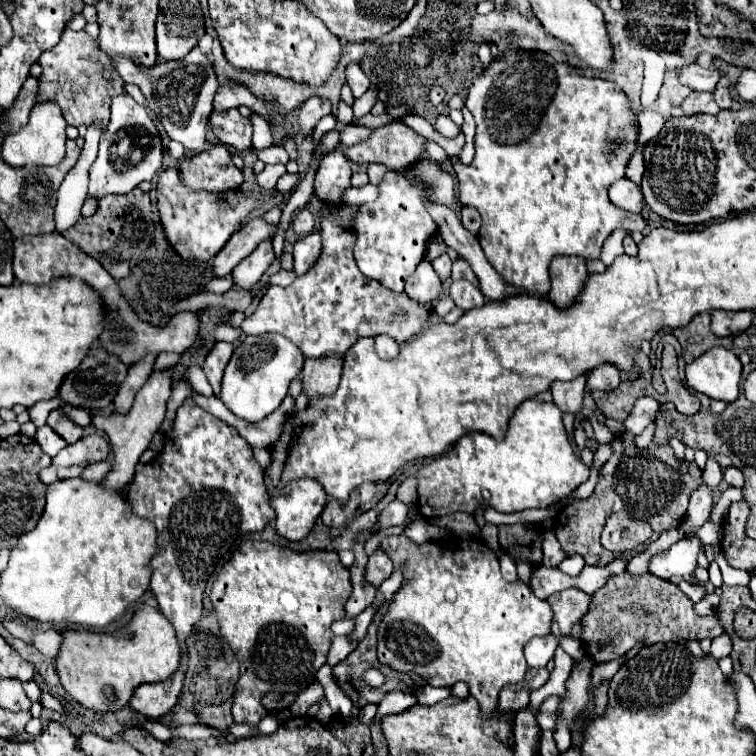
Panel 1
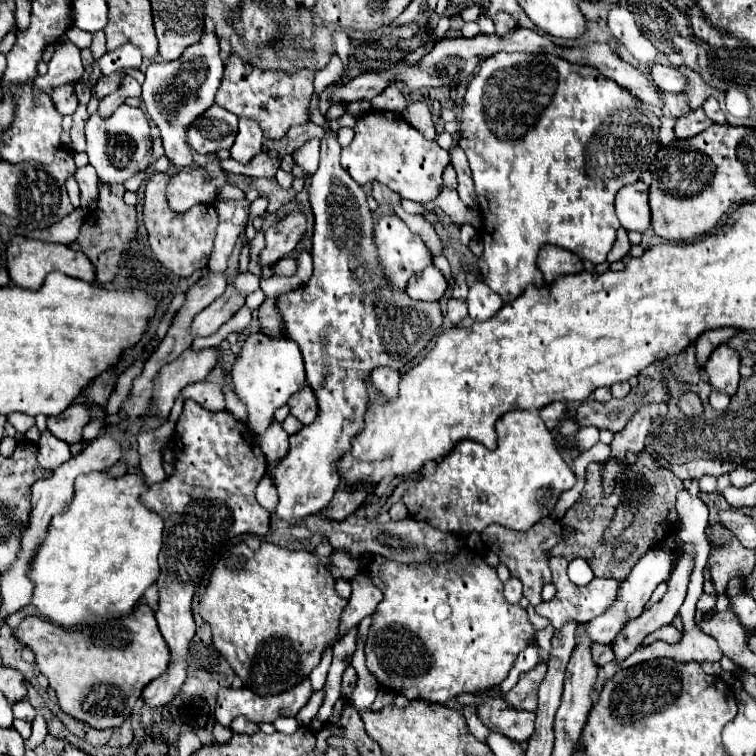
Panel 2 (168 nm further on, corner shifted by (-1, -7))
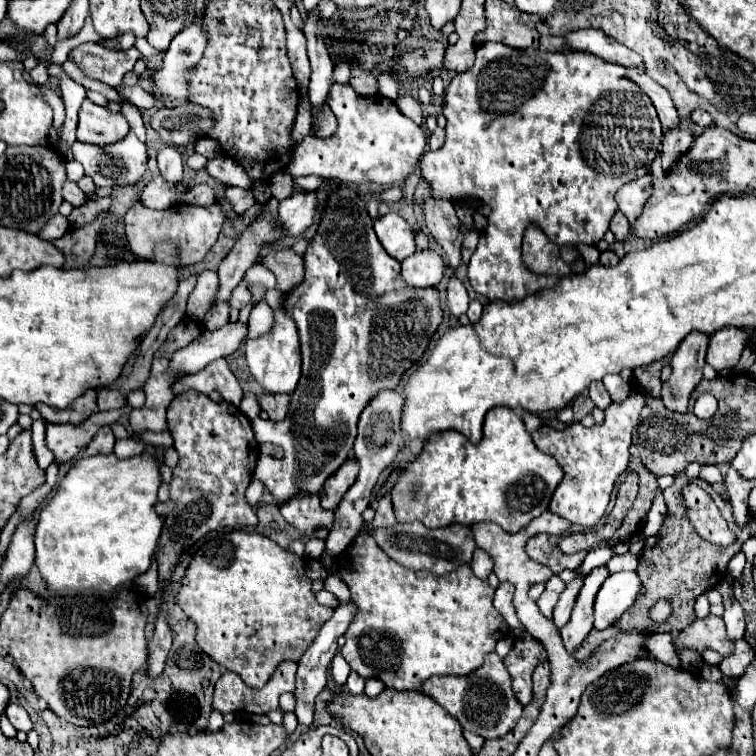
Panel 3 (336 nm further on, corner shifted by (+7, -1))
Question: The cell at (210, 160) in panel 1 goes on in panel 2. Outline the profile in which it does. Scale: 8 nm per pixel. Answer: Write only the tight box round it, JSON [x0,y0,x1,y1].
[168,157,228,211]

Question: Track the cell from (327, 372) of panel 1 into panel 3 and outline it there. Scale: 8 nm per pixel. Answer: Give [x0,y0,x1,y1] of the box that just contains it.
[256,395,288,421]

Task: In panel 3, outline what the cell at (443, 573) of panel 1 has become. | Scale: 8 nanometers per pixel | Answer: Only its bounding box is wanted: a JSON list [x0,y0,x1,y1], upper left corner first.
[334,533,508,691]

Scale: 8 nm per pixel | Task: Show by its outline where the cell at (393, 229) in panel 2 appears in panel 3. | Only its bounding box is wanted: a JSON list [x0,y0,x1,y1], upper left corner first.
[374,213,416,261]

